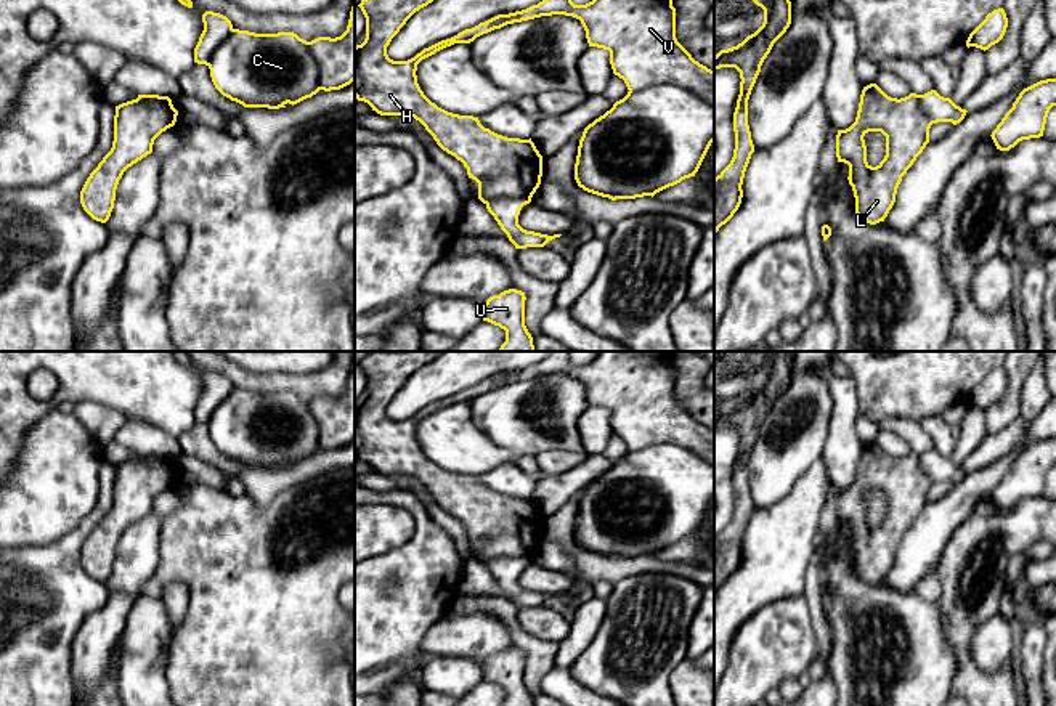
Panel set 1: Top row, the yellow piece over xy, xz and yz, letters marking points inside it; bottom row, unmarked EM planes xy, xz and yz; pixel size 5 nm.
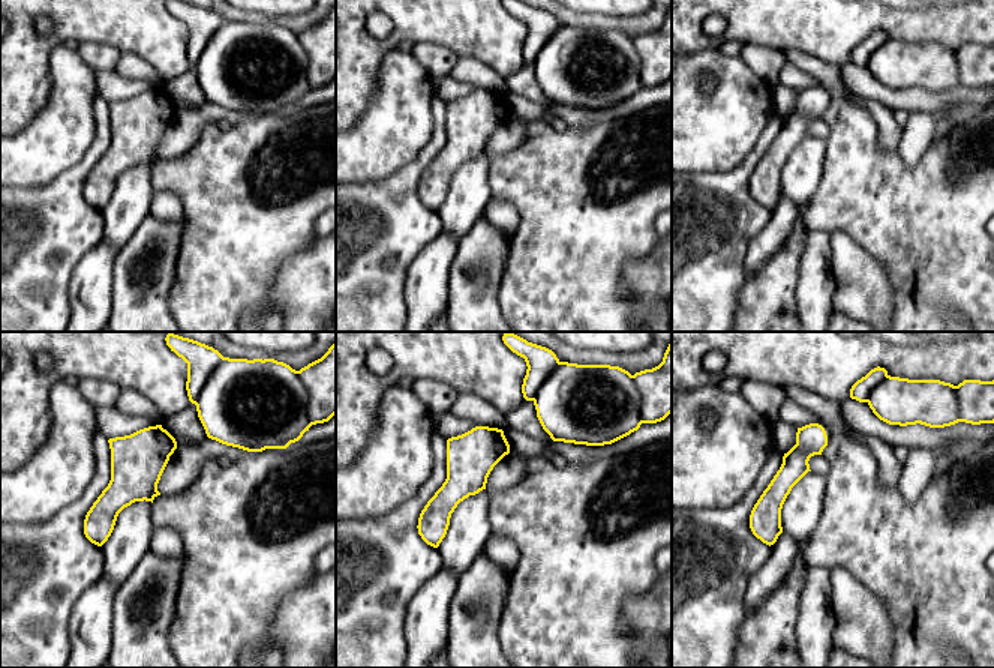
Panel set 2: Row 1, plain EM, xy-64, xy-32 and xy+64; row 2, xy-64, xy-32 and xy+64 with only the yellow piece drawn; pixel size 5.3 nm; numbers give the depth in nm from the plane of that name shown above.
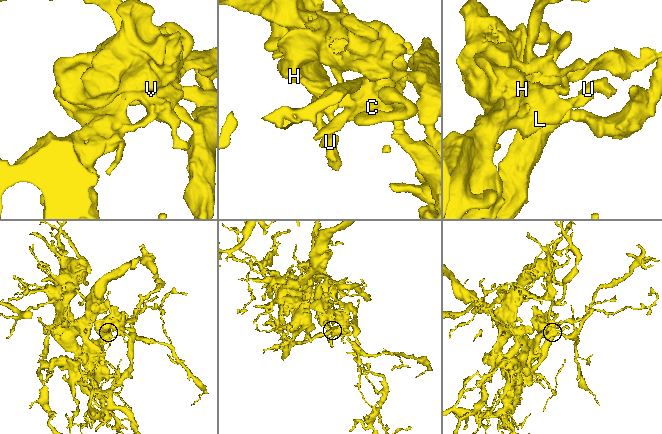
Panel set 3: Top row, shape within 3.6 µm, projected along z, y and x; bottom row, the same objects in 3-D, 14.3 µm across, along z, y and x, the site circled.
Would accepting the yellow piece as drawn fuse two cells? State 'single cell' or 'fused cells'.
fused cells

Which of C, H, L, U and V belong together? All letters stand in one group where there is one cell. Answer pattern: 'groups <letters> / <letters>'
groups C / H L U V

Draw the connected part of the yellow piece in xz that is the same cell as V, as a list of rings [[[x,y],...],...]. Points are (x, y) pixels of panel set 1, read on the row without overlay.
[[[374,351],[358,364],[366,377],[366,398],[355,406],[355,457],[368,462],[380,475],[409,475],[419,480],[437,504],[467,528],[469,538],[478,542],[478,558],[533,557],[541,544],[542,515],[530,499],[507,497],[485,488],[478,477],[448,472],[432,462],[417,443],[417,424],[454,403],[470,403],[477,396],[541,375],[565,374],[581,380],[589,406],[610,411],[613,433],[624,440],[629,451],[674,443],[700,456],[714,469],[714,430],[700,424],[676,398],[676,367],[672,351],[597,351],[586,364],[575,364],[570,351],[550,351],[547,358],[526,369],[498,374],[472,388],[424,408],[408,420],[393,420],[387,406],[406,380],[445,351]]]

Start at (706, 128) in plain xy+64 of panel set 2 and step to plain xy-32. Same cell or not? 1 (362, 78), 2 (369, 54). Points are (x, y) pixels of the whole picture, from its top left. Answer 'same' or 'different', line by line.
1: different
2: different

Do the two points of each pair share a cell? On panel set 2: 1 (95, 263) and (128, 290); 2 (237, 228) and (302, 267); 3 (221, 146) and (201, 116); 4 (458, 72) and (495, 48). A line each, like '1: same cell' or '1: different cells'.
1: different cells
2: different cells
3: different cells
4: different cells

